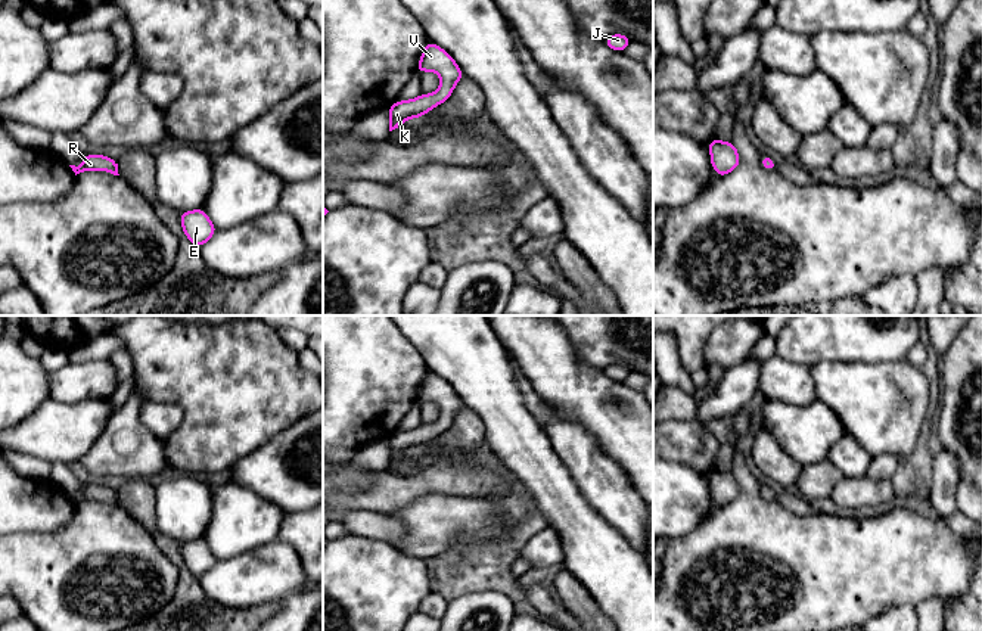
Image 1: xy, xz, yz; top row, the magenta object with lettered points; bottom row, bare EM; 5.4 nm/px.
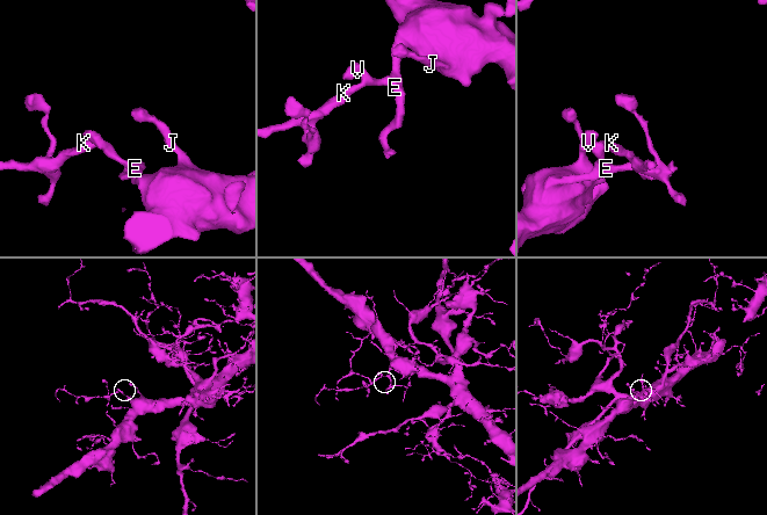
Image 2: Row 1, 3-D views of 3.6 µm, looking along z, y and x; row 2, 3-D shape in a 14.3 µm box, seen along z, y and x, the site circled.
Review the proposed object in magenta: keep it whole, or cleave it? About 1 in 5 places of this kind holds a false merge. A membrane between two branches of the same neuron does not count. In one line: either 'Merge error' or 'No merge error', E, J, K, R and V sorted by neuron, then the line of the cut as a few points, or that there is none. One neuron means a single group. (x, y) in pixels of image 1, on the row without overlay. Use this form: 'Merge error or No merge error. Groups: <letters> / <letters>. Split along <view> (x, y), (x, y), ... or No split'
No merge error. Groups: E J K R V. No split

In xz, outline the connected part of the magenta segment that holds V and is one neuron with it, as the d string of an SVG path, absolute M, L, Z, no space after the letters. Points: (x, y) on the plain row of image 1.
M428 372L417 395L417 404L433 401L441 408L441 417L435 423L420 425L411 430L400 430L391 435L389 461L398 459L404 451L420 448L431 439L451 428L456 414L464 405L456 391L439 376Z

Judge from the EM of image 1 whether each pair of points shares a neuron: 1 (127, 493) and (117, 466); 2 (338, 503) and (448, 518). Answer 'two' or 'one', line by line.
1: two
2: two

